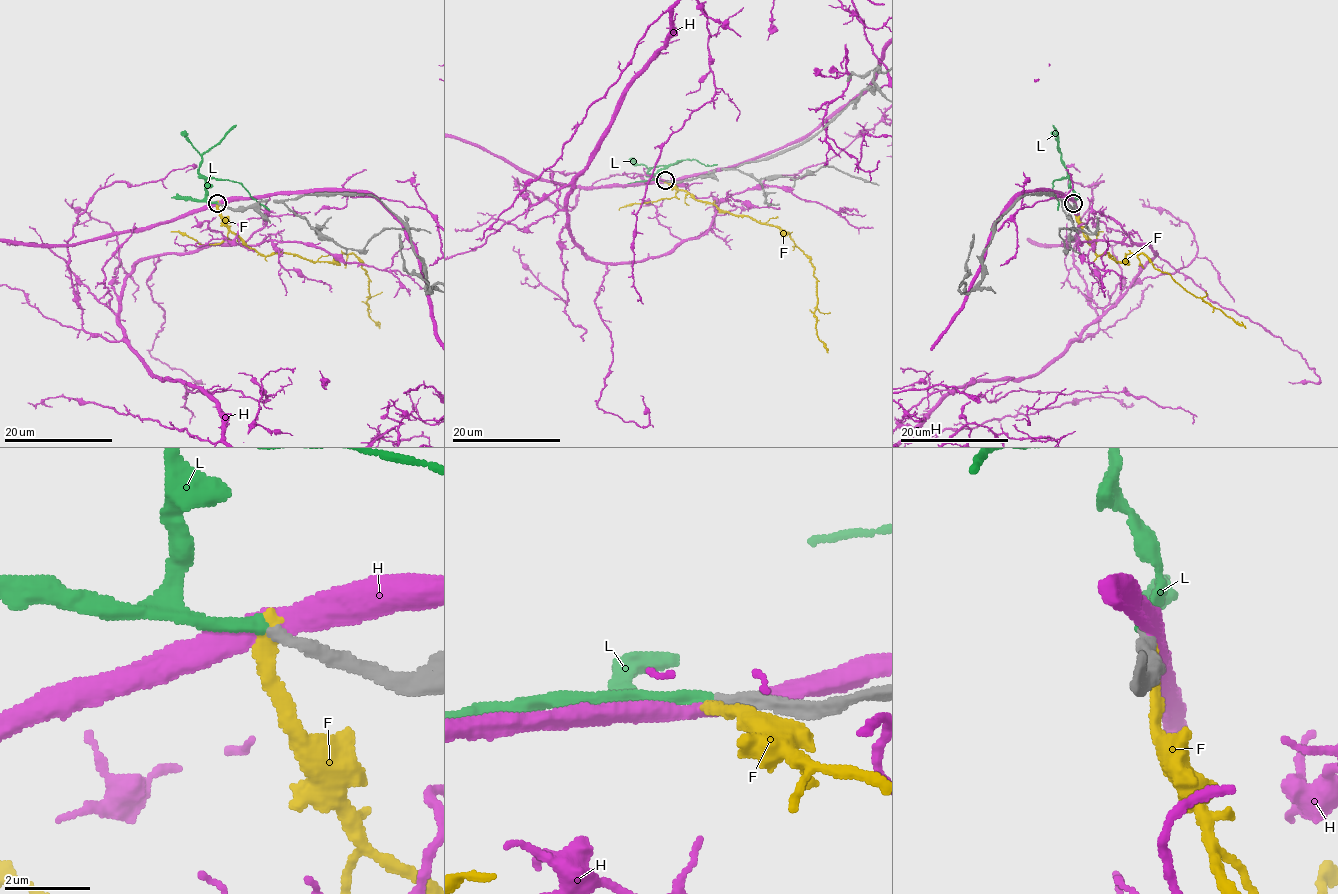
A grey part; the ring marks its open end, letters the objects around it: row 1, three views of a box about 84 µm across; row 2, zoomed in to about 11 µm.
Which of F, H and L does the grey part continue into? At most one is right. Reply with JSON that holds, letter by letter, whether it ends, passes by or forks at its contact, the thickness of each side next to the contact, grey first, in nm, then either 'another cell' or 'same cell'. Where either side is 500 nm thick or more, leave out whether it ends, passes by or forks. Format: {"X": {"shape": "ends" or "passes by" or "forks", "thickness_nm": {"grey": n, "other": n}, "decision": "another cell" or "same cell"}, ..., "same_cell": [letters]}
{"F": {"shape": "ends", "thickness_nm": {"grey": 360, "other": 320}, "decision": "another cell"}, "H": {"shape": "passes by", "thickness_nm": {"grey": 360, "other": 400}, "decision": "another cell"}, "L": {"shape": "ends", "thickness_nm": {"grey": 300, "other": 280}, "decision": "same cell"}, "same_cell": ["L"]}

